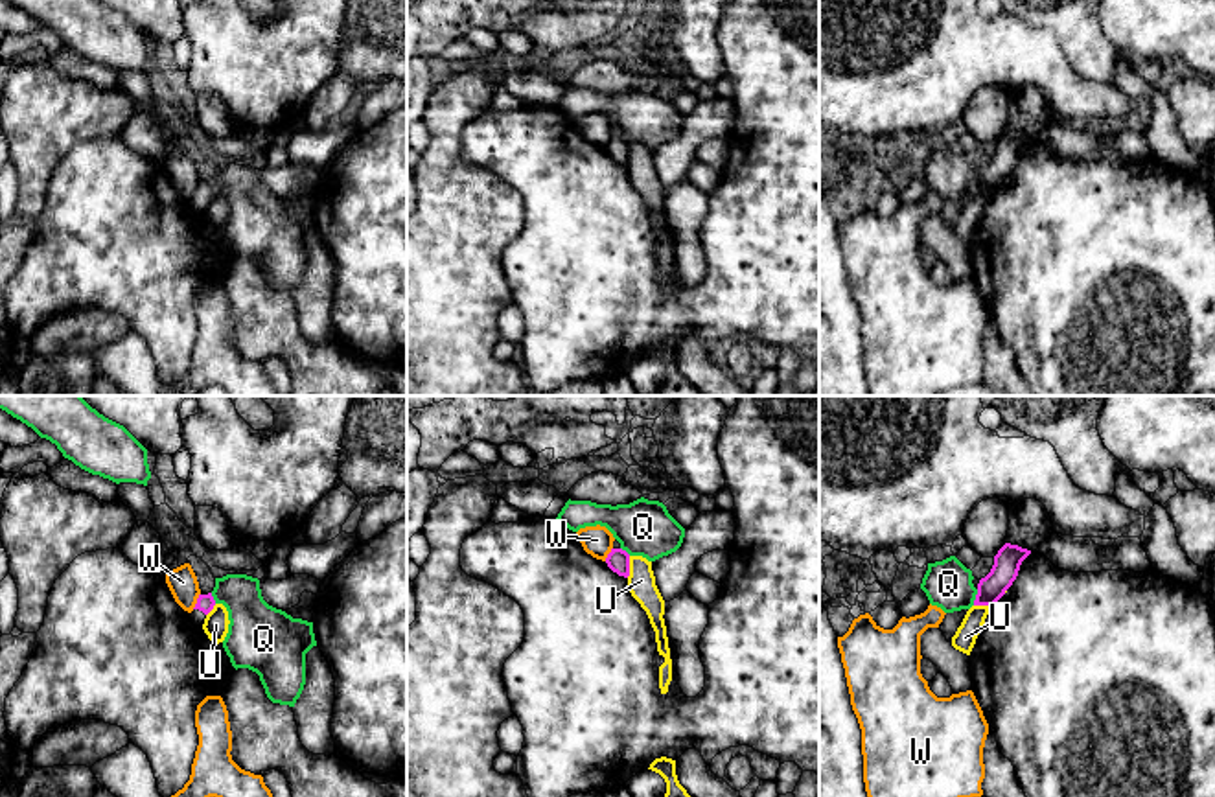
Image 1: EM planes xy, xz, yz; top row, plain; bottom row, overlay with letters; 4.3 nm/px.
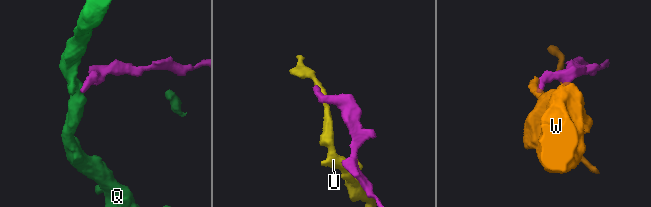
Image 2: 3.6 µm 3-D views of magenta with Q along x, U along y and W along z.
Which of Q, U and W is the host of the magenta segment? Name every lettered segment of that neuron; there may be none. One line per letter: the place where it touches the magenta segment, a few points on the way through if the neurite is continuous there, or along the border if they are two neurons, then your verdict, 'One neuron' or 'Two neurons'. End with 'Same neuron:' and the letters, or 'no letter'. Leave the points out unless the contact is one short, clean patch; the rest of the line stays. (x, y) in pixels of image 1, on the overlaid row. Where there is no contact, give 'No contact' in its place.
Q: Touches magenta at yz (976, 597). Boundary: yz (978, 589), (972, 604). Two neurons
U: Touches magenta at xz (628, 567). Boundary: xz (630, 556), (630, 573), (626, 577). Two neurons
W: Touches magenta at xy (197, 600). Boundary: xy (199, 593), (192, 608). Two neurons
Same neuron: no letter

